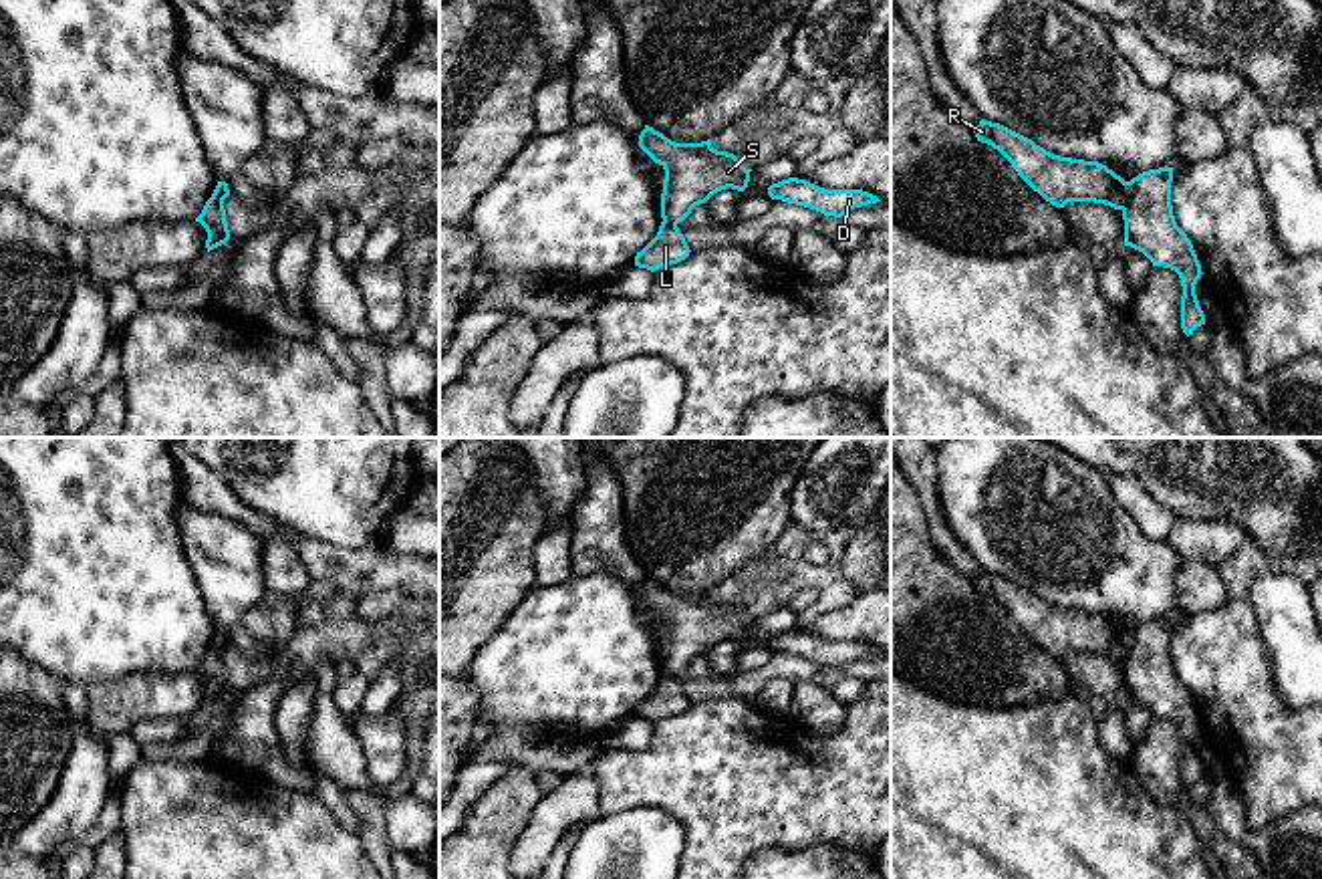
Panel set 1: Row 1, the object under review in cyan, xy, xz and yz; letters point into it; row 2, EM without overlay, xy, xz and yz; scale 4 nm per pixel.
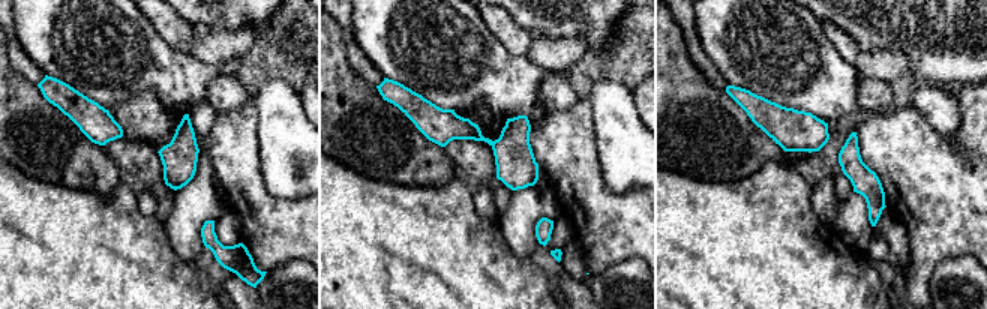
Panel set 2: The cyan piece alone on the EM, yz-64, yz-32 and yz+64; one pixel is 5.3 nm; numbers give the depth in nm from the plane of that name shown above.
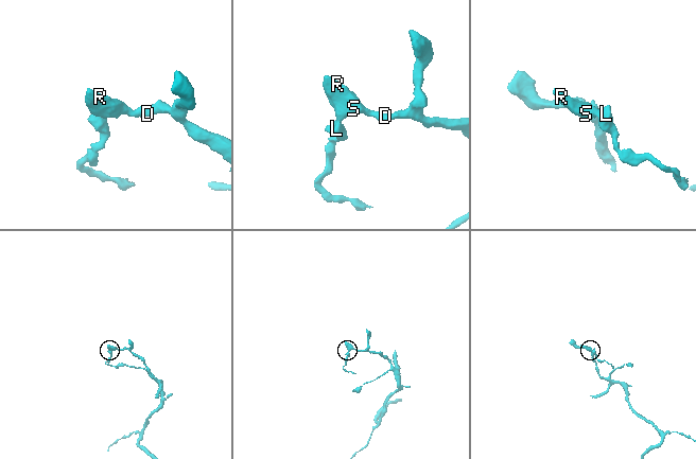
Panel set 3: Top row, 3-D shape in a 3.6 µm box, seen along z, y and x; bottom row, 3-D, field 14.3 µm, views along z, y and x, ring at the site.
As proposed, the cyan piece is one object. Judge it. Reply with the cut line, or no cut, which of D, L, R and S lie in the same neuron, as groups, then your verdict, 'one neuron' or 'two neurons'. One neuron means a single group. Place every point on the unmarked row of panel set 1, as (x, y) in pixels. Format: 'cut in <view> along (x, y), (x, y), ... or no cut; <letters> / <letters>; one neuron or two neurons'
cut in yz along (1129, 634), (1129, 654), (1123, 662); D R S / L; two neurons

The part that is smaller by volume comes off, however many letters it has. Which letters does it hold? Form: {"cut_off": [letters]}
{"cut_off": ["L"]}

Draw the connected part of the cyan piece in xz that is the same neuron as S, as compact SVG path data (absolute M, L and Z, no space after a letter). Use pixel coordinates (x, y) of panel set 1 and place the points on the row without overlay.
M645 577L639 599L665 621L661 645L663 673L677 677L691 661L705 655L721 641L744 643L750 623L728 603L711 599L711 591L701 595L675 595L663 585Z

